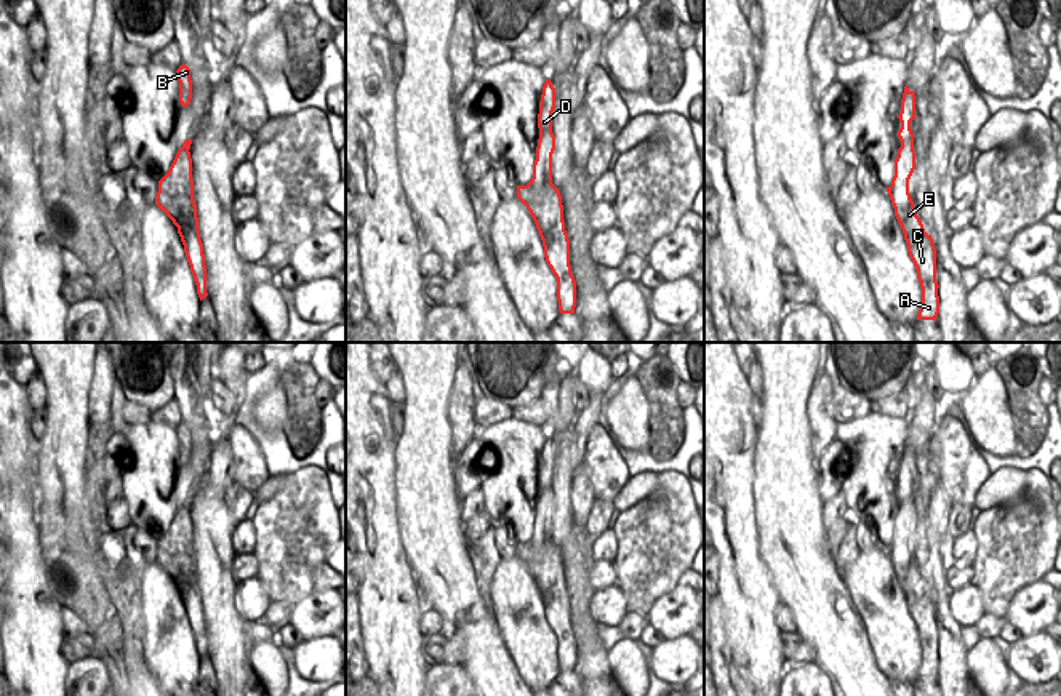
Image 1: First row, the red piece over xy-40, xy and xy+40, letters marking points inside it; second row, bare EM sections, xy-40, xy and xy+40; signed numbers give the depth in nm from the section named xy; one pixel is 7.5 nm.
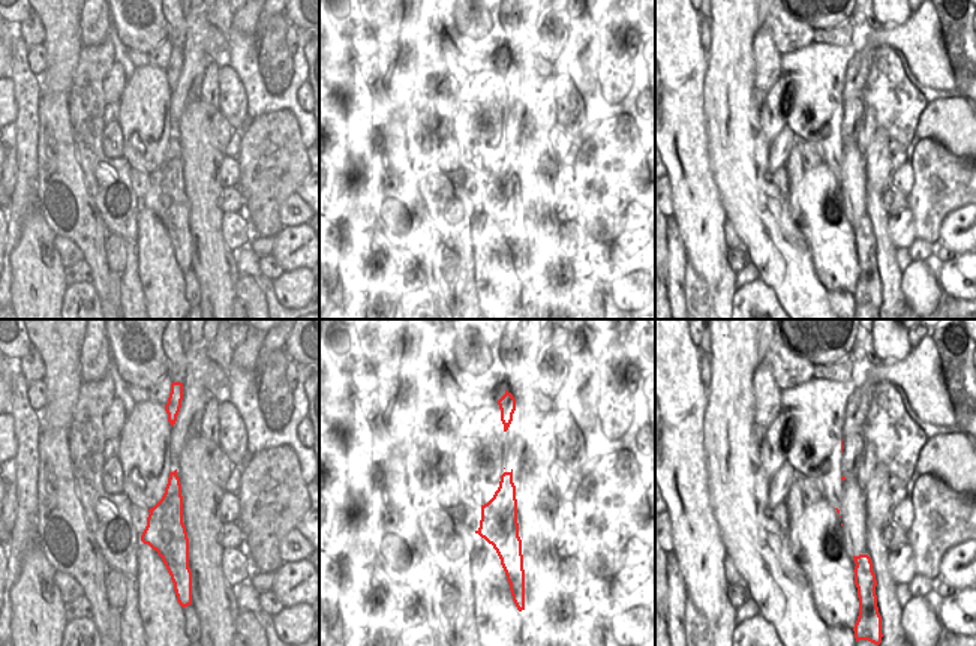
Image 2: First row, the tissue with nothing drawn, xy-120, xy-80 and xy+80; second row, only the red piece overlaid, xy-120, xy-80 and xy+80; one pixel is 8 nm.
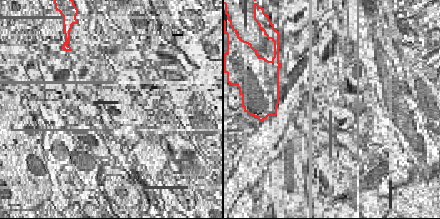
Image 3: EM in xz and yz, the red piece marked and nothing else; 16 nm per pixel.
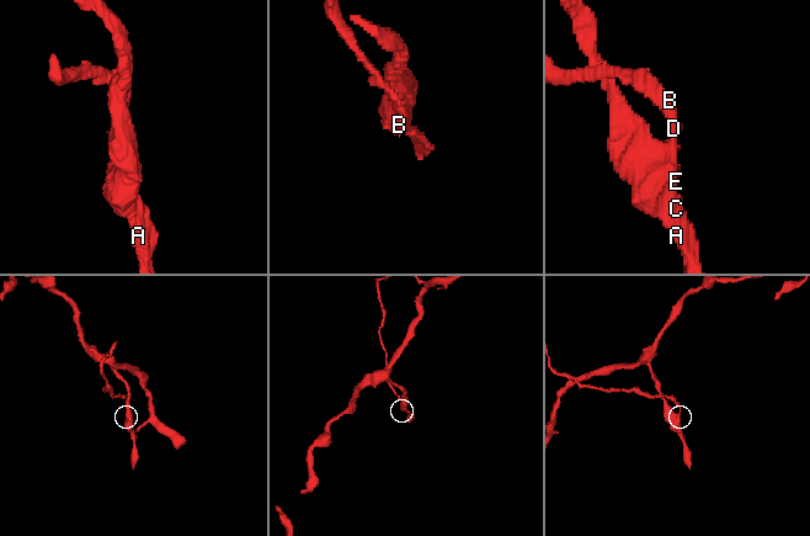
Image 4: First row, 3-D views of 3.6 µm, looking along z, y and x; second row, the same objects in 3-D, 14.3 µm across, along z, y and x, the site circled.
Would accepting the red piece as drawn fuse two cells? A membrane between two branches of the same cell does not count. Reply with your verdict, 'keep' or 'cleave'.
cleave

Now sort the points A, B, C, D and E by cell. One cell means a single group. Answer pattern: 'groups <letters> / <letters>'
groups A C E / B D

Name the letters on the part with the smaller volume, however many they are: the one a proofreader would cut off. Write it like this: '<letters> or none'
B, D

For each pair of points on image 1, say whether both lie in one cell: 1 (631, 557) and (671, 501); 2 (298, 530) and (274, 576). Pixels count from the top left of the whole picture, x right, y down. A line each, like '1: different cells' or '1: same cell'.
1: same cell
2: same cell

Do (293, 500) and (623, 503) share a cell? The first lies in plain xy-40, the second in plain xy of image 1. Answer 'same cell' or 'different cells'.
different cells

